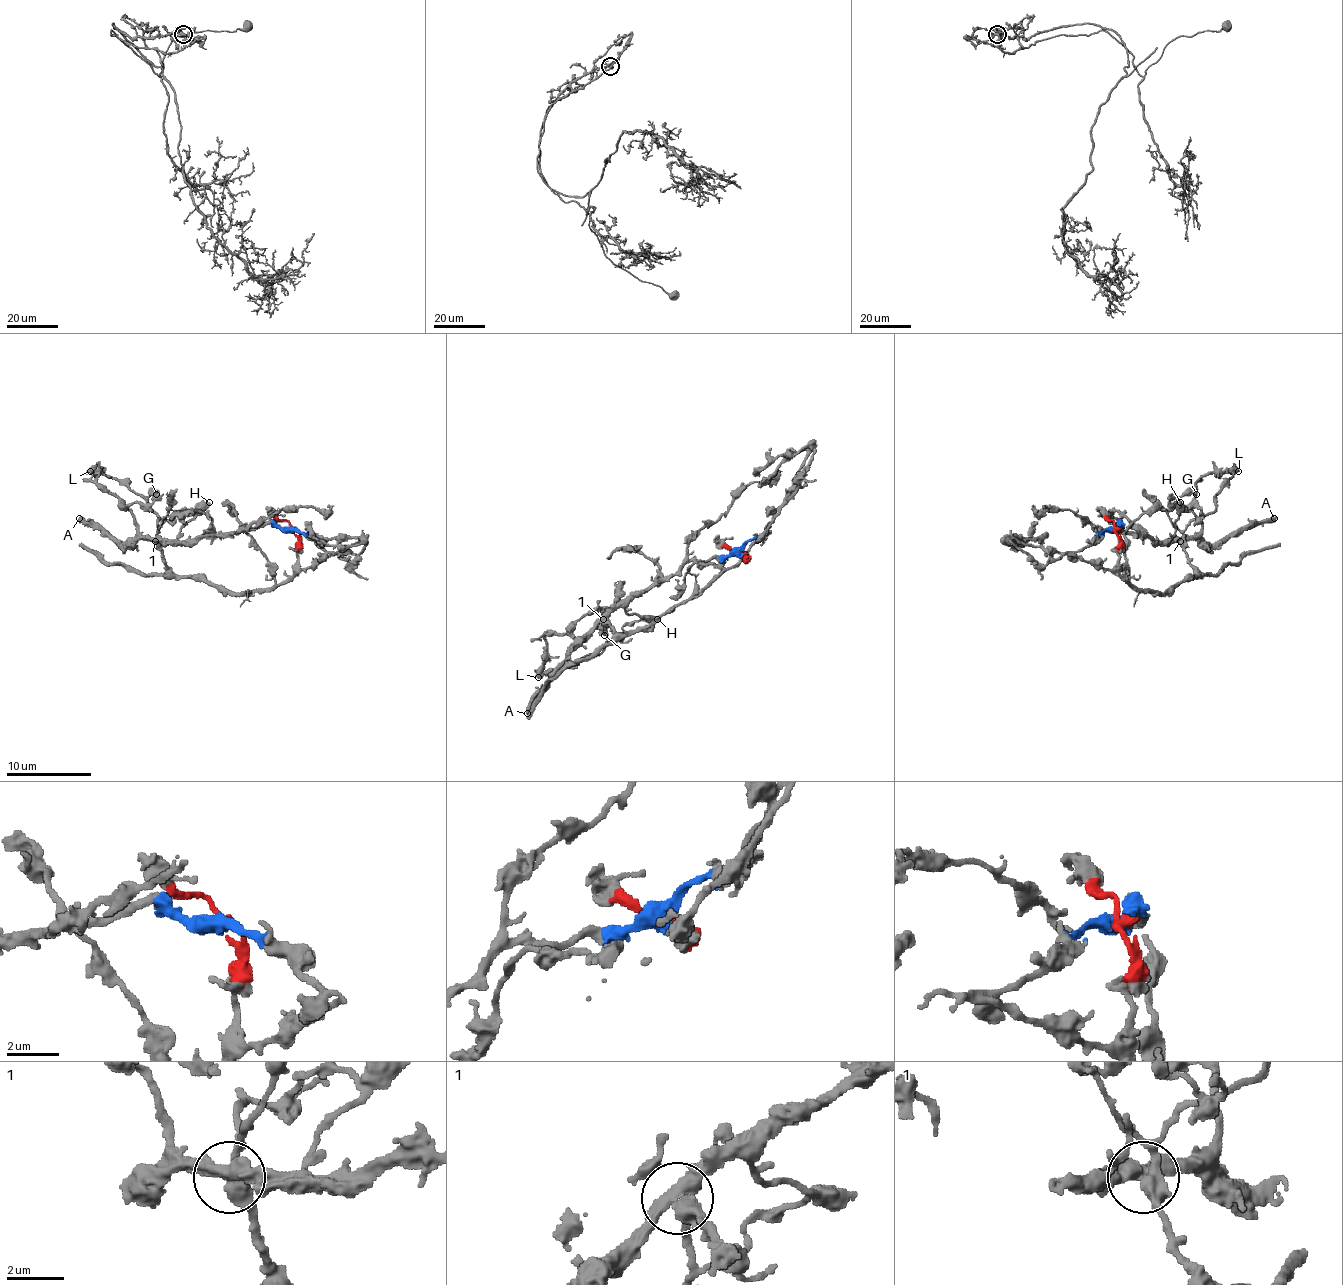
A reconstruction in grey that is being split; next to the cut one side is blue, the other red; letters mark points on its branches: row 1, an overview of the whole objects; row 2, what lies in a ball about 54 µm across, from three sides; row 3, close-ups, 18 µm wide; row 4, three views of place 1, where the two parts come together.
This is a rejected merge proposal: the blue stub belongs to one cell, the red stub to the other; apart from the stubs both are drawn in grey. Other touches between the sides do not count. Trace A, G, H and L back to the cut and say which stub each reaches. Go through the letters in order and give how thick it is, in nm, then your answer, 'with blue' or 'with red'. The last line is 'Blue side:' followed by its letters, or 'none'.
A: 480 nm thick; with blue
G: 440 nm thick; with blue
H: 440 nm thick; with blue
L: 400 nm thick; with blue
Blue side: A, G, H, L

